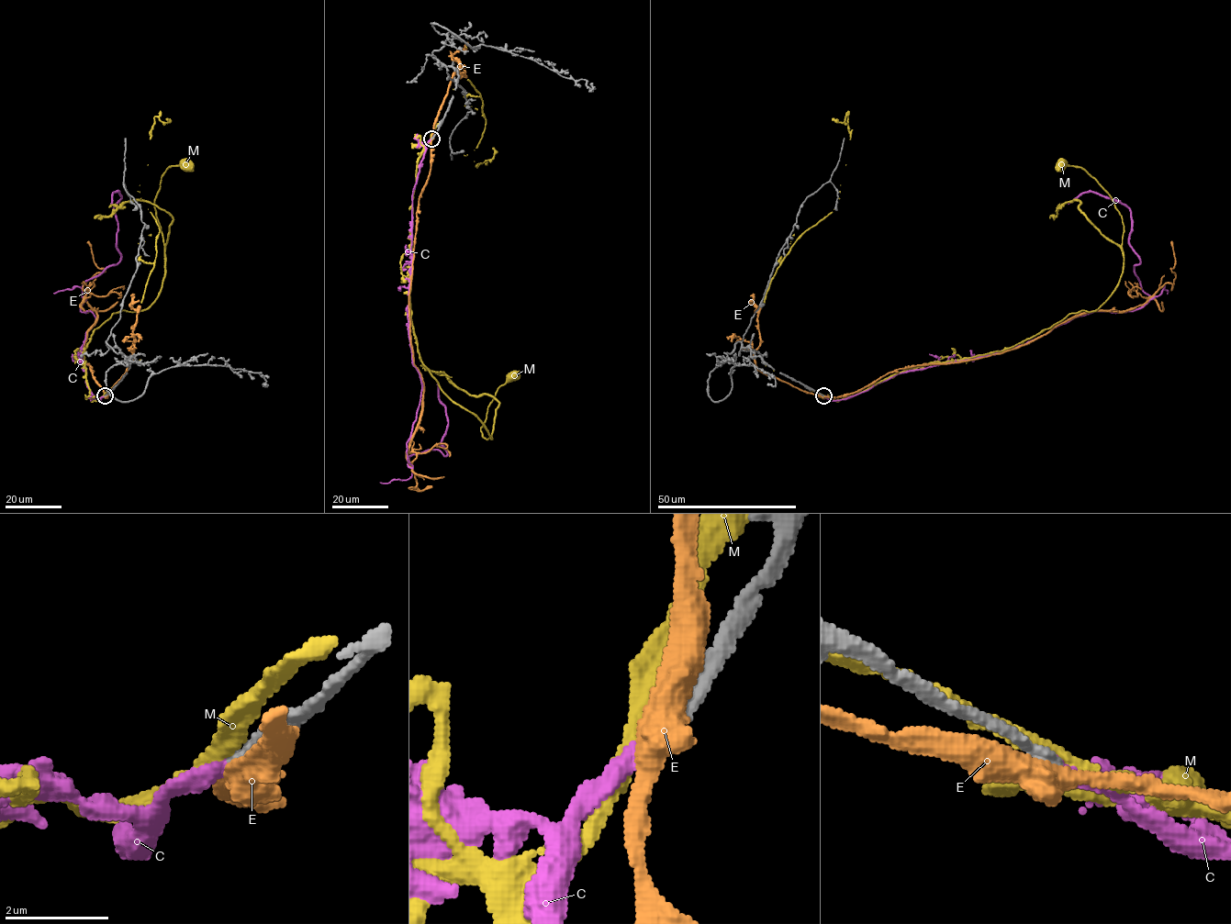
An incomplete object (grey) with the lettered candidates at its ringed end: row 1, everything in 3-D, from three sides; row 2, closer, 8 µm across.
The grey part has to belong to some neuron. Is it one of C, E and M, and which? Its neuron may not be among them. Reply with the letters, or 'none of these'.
C

